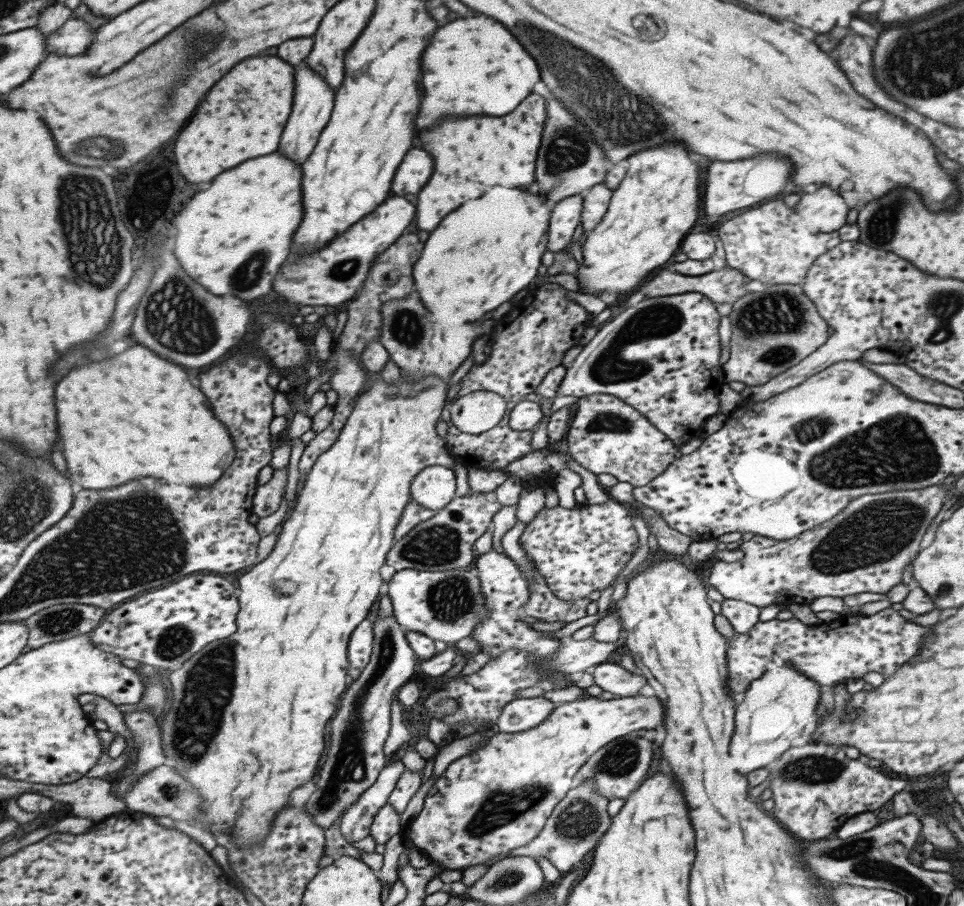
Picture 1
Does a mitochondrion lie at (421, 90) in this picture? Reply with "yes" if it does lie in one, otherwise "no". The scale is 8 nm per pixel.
no

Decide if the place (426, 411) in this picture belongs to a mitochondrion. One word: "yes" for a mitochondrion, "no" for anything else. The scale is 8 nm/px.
no

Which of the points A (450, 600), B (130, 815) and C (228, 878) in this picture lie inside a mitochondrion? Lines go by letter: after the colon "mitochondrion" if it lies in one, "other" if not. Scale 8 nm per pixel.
A: mitochondrion
B: other
C: other

